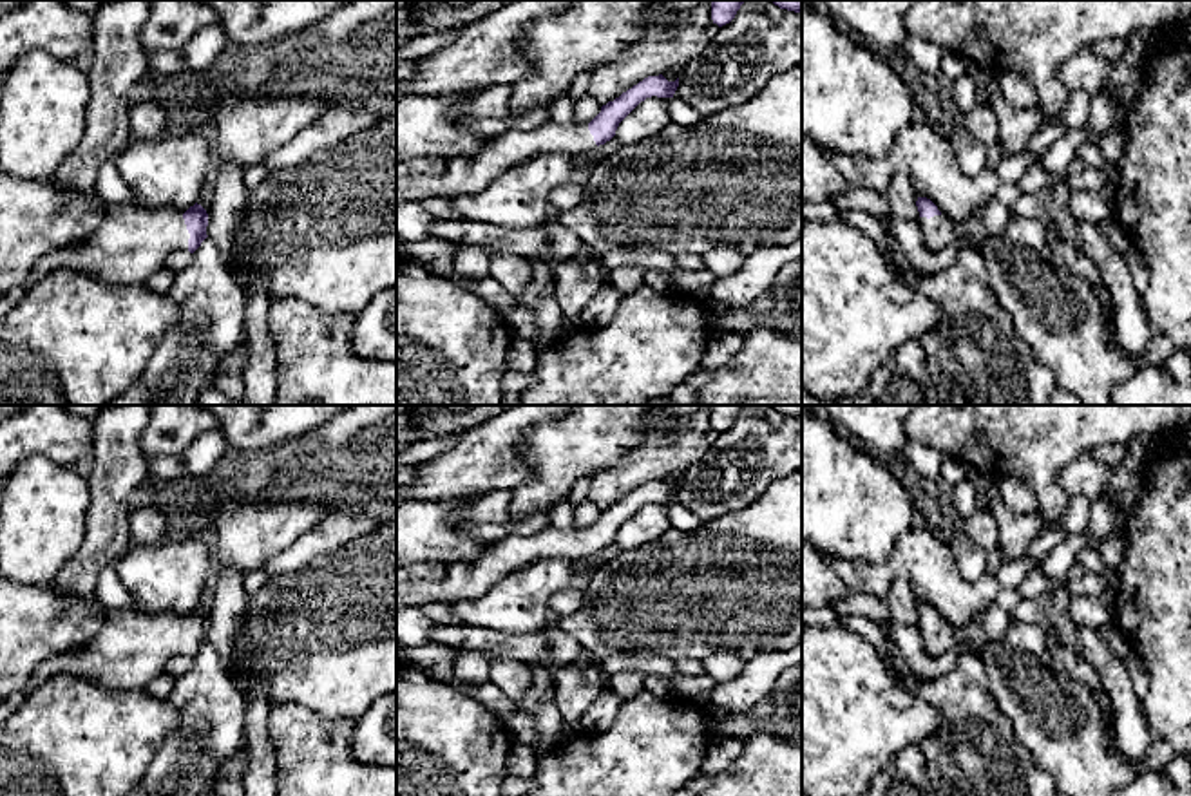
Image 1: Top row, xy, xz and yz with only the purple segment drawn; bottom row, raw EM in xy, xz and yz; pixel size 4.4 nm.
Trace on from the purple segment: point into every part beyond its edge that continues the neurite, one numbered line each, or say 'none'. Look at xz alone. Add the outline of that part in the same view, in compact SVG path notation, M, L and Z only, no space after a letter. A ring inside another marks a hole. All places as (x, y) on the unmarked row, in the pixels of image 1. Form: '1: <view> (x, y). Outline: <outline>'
1: xz (467, 579). Outline: M550 525L536 534L516 532L489 545L476 559L447 566L442 581L411 579L398 583L396 611L407 606L478 599L496 581L541 557L559 557L581 564L596 554L588 528L559 530Z

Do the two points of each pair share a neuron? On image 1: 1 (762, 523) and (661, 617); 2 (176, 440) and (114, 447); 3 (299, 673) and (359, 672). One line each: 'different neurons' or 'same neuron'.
1: same neuron
2: different neurons
3: same neuron

